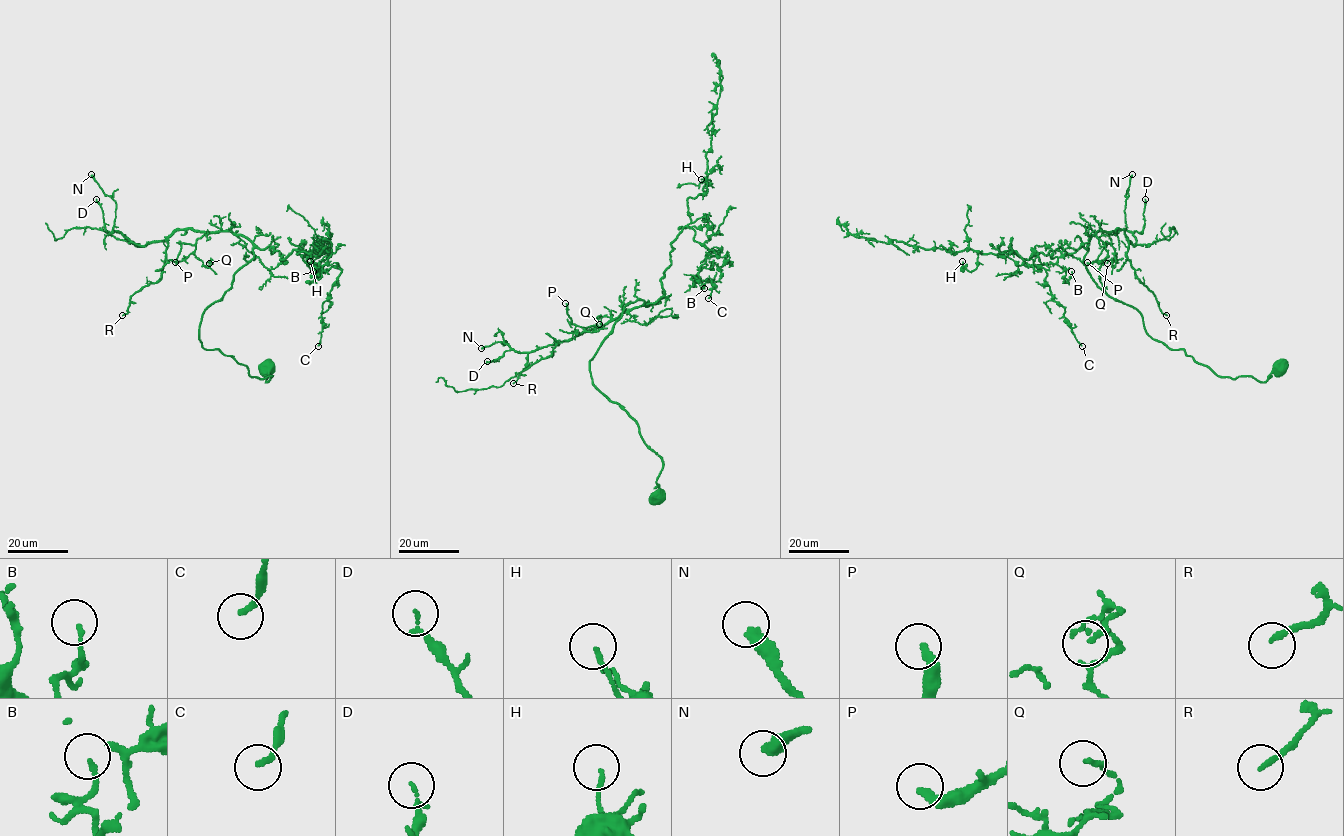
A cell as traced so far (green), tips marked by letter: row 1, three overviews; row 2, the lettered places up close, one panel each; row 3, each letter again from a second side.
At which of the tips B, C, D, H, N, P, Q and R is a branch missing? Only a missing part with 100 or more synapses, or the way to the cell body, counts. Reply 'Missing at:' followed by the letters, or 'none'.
Missing at: none

